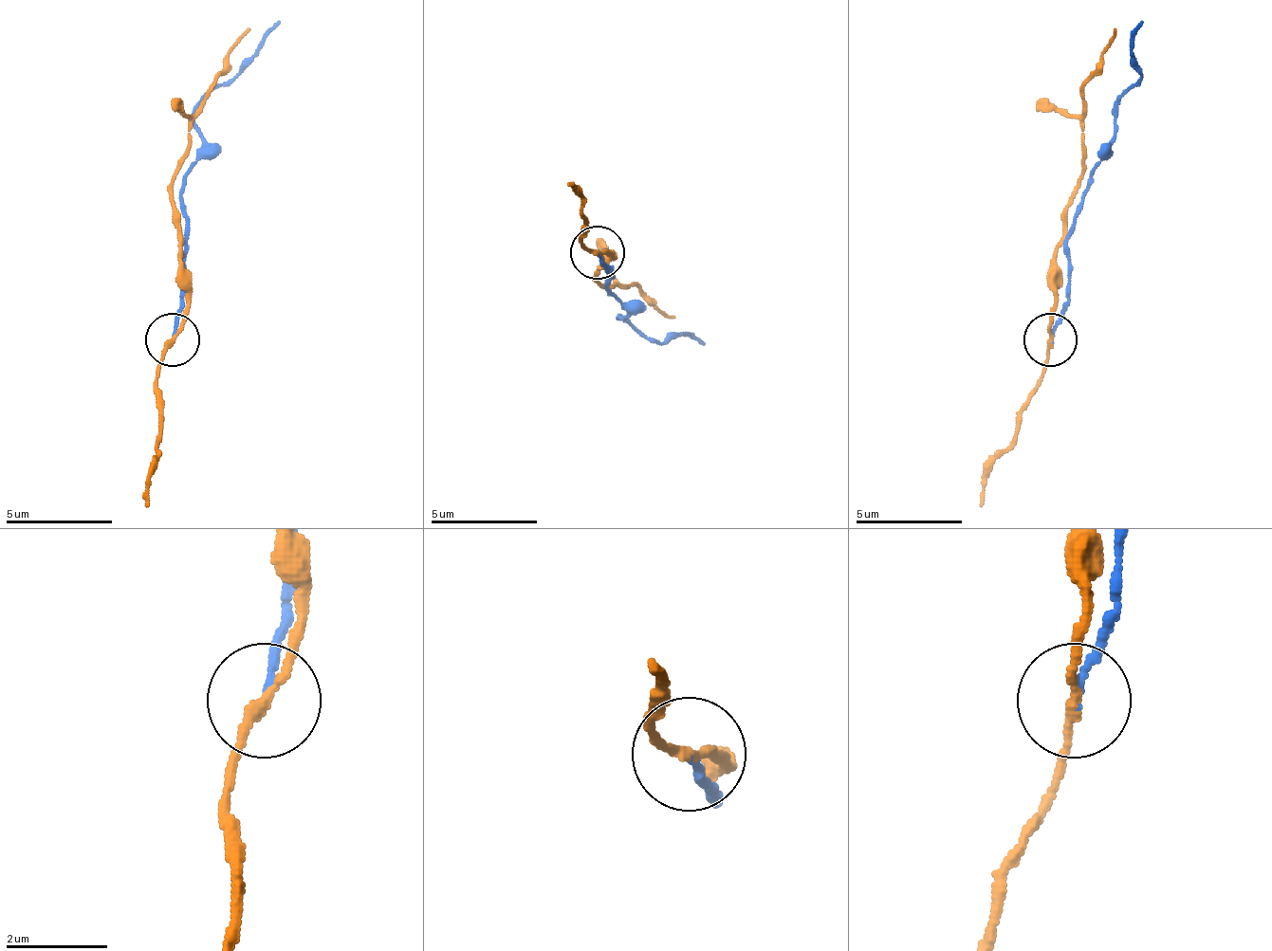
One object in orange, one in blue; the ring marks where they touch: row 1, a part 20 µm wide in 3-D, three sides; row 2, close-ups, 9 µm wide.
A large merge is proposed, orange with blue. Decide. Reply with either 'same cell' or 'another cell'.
another cell

